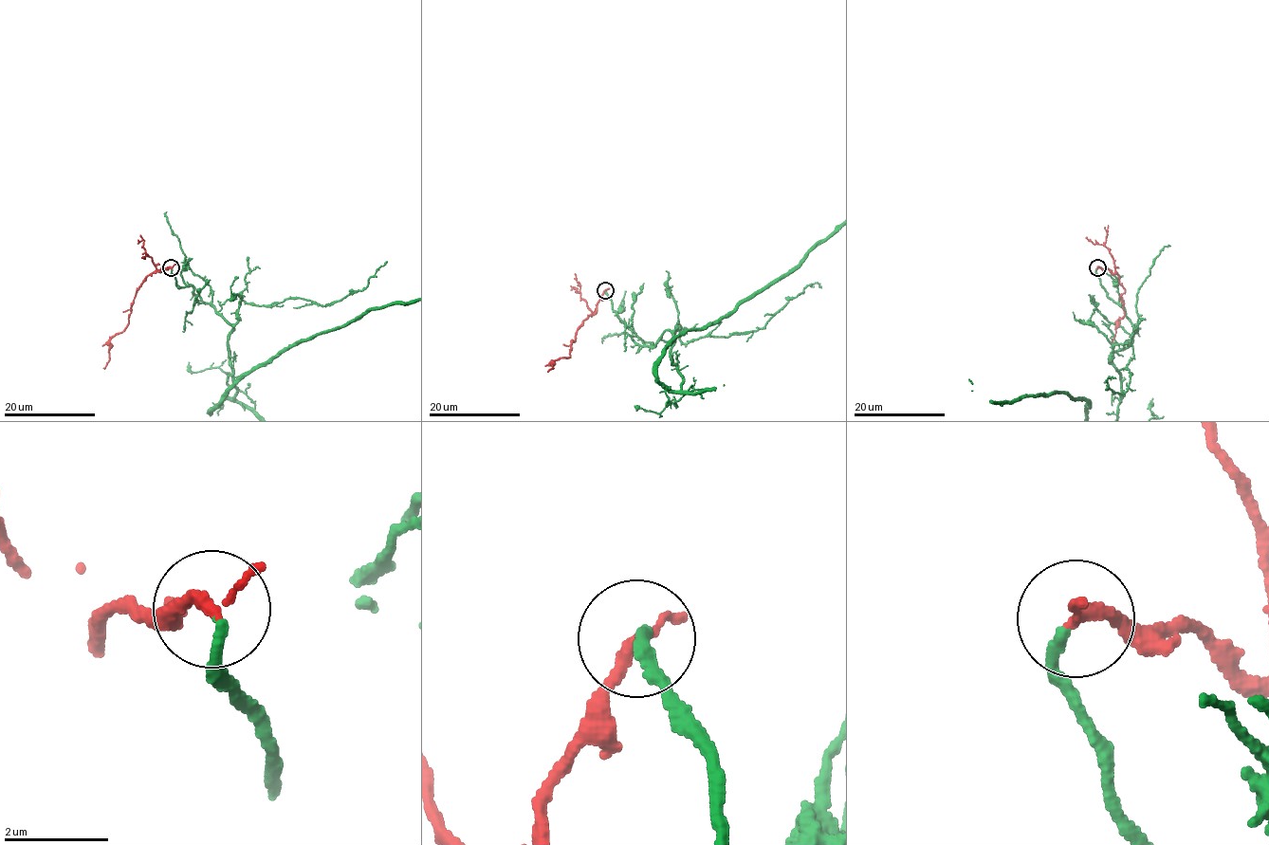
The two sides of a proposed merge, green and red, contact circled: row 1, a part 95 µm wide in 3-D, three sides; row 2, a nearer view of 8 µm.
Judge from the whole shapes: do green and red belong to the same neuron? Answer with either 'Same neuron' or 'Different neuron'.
Same neuron

